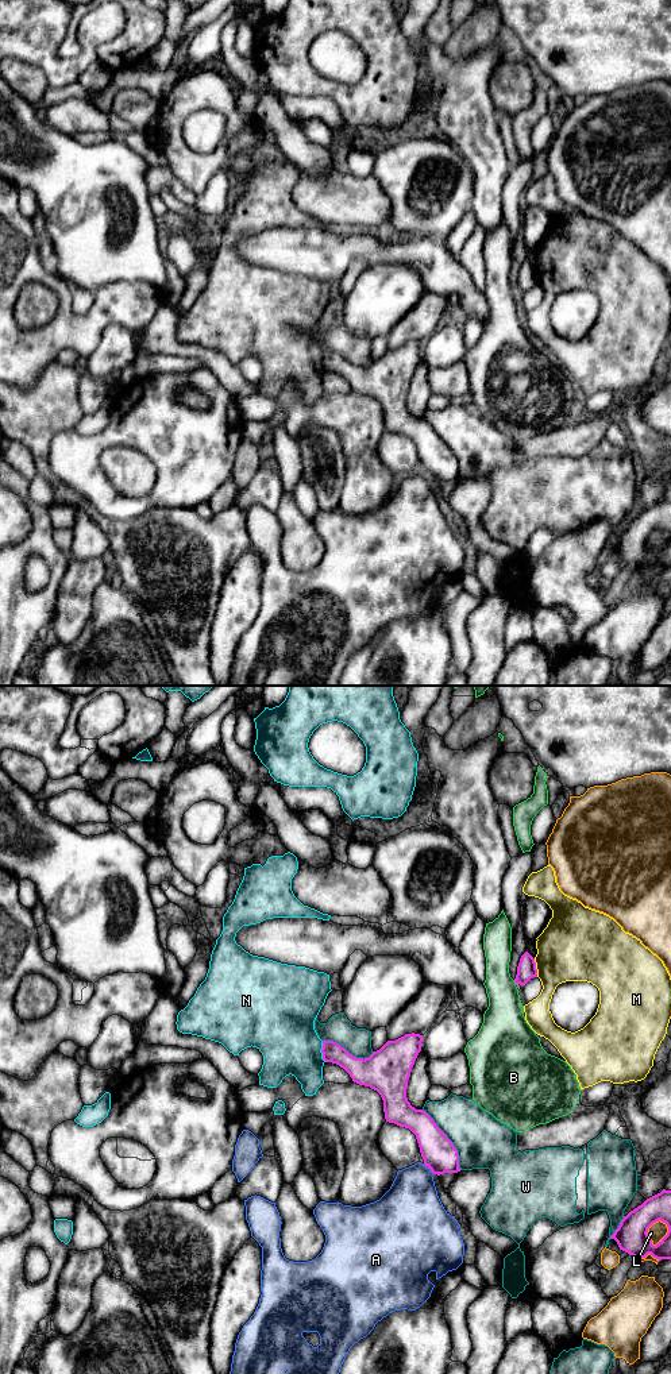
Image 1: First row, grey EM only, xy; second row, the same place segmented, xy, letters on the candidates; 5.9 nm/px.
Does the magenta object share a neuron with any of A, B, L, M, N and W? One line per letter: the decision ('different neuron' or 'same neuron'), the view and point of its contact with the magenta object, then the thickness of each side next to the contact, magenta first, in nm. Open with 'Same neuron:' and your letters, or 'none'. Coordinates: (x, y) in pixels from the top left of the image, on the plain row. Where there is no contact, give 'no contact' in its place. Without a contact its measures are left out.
Same neuron: none
A: different neuron; contact xy (428, 475); calibres 200 and 320 nm
B: different neuron; contact xy (515, 290); calibres 110 and 260 nm
L: different neuron; contact xy (647, 540); calibres 190 and 100 nm
M: different neuron; contact xy (535, 277); calibres 110 and 400 nm
N: different neuron; contact xy (321, 361); calibres 140 and 360 nm
W: different neuron; contact xy (448, 448); calibres 200 and 320 nm

